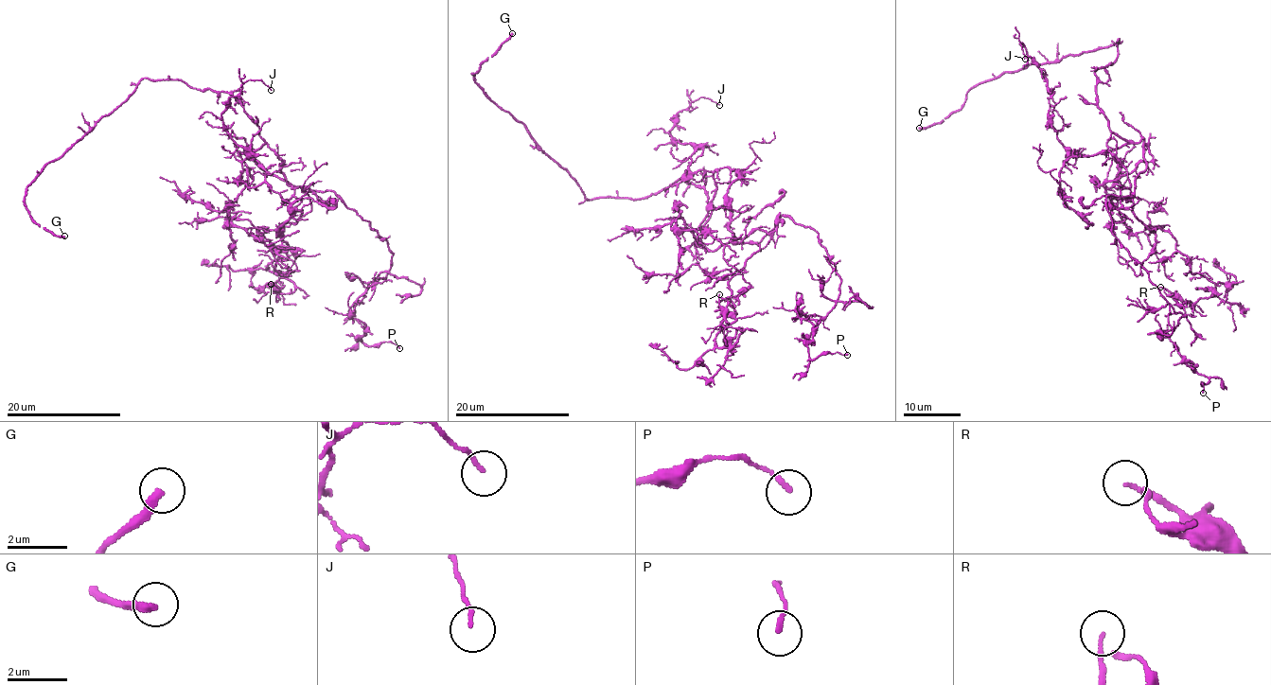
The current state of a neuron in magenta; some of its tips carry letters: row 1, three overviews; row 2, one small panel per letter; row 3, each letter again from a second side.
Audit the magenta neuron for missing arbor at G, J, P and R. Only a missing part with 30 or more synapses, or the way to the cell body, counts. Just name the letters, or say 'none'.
G

